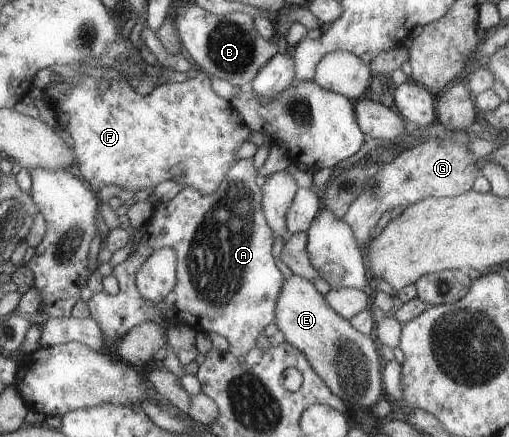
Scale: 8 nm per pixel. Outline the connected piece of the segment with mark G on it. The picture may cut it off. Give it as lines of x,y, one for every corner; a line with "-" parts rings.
431,138
380,165
342,219
351,226
359,246
365,249
375,237
377,221
387,210
392,211
399,206
407,208
427,197
454,197
470,191
477,174
480,174
475,161
467,150
467,144
457,146
455,140

